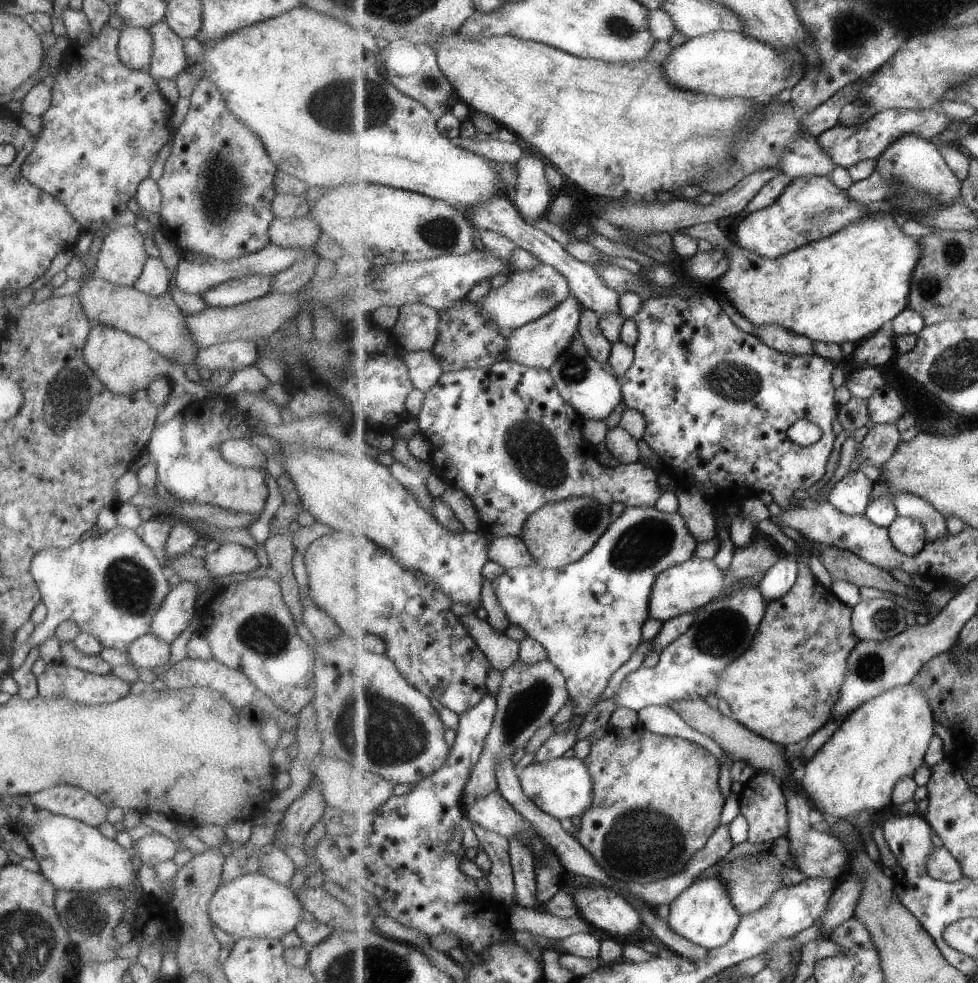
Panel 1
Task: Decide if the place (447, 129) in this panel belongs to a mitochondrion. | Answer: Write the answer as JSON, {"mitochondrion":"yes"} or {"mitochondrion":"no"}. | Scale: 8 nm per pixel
{"mitochondrion":"no"}

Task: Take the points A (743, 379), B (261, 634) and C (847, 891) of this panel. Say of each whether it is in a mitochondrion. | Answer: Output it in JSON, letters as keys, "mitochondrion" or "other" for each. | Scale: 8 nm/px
{"A":"mitochondrion","B":"mitochondrion","C":"other"}

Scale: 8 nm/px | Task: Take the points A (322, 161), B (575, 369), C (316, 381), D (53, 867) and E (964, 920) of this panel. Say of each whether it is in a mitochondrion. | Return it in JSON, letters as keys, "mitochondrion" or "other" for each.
{"A":"other","B":"mitochondrion","C":"other","D":"other","E":"other"}

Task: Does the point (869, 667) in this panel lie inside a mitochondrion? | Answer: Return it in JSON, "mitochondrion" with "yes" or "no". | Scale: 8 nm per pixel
{"mitochondrion":"yes"}

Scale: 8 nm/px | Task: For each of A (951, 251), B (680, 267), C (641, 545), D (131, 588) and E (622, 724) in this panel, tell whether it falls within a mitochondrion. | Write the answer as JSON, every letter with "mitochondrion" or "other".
{"A":"mitochondrion","B":"other","C":"mitochondrion","D":"mitochondrion","E":"other"}

